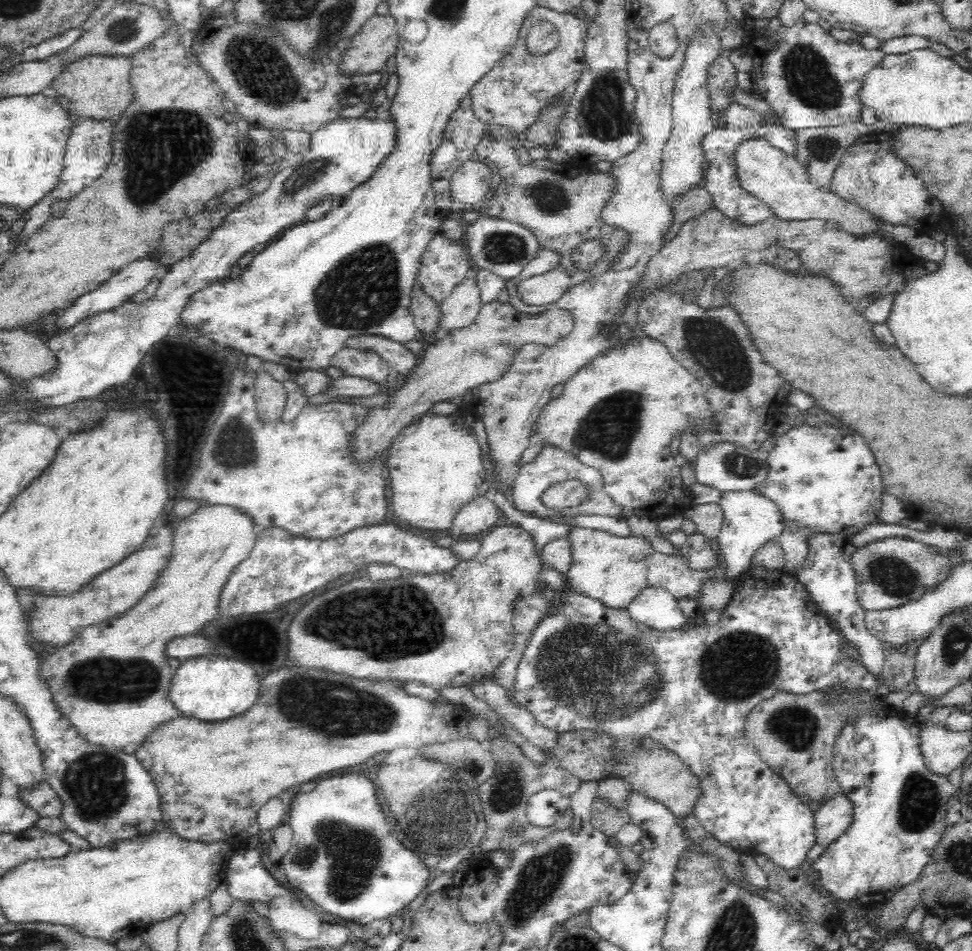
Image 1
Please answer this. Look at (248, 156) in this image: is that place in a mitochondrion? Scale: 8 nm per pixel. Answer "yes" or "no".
no

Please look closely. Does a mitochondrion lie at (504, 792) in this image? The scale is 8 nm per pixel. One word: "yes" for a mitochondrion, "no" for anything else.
yes

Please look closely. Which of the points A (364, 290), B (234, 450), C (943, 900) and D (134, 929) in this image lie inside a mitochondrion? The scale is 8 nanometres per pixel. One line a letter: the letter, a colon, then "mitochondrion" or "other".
A: mitochondrion
B: mitochondrion
C: mitochondrion
D: other

